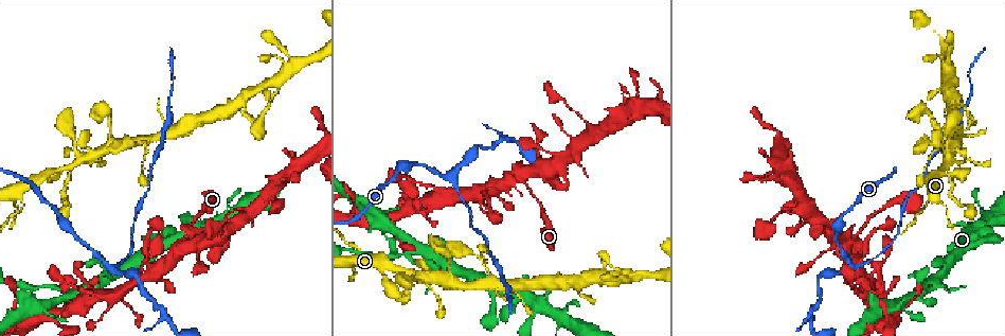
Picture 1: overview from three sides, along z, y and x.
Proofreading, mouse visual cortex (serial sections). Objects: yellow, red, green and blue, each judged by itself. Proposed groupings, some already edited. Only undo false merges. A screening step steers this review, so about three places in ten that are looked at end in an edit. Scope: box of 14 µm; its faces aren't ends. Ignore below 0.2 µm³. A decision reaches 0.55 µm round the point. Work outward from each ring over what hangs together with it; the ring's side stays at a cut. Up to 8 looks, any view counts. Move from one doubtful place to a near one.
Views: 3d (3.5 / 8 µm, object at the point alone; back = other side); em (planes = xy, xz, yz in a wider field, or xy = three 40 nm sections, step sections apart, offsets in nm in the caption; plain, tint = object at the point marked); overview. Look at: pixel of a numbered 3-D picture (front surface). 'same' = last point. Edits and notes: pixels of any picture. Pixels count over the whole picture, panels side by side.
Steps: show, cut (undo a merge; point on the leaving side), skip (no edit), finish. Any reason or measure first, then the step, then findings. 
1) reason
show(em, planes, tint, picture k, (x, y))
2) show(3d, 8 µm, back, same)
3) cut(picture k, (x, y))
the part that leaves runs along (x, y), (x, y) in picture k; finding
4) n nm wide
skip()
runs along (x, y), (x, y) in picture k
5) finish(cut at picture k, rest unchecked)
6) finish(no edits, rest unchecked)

thin neck
show(3d, 3.5 µm, picture 1, (417, 163))

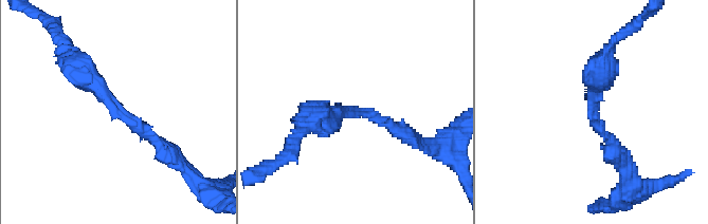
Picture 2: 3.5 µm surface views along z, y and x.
arms of 200, 400 nm
show(em, xy, step 1, tint, picture 2, (362, 112))

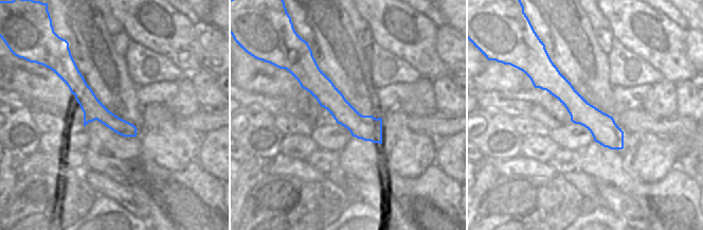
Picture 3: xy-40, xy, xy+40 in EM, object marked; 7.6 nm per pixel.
190 nm wide
skip()
runs along (76, 68), (177, 162) in picture 2; all the same cell

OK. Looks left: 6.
sharp bend
show(3d, 3.5 µm, picture 1, (819, 274))

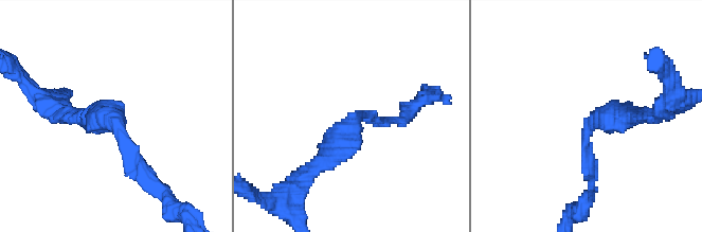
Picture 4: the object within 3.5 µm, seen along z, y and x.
arms of 200, 200 nm
skip()
runs along (69, 113), (111, 117), (146, 179) in picture 4; continuous, no second cell

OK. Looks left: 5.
show(3d, 3.5 µm, picture 1, (180, 246))

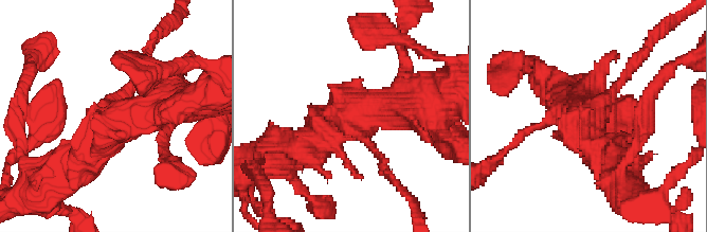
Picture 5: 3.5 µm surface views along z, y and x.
3 arms; arms of 150, 500, 500 nm
show(em, xy, step 5, tint, picture 5, (348, 121))

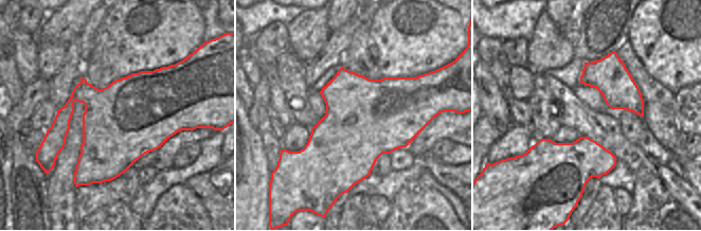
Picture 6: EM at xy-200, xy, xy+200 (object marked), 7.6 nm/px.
600 nm wide
skip()
runs along (635, 64), (592, 117), (581, 103) in picture 5; one cell here

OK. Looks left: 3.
a fork
show(3d, 3.5 µm, picture 1, (922, 291))

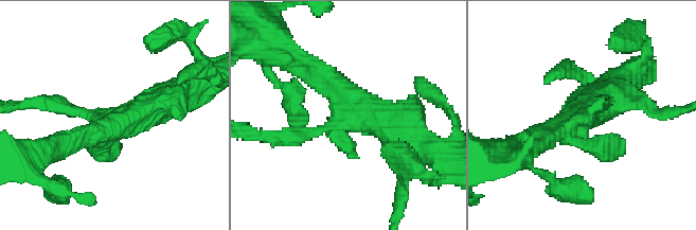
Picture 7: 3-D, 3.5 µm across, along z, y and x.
show(em, xy, step 1, tint, picture 7, (126, 121))

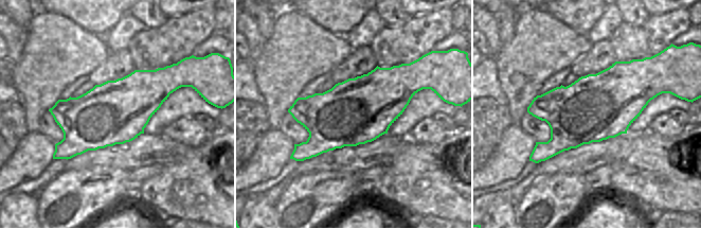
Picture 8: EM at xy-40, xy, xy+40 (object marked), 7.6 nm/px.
skip()
runs along (416, 144), (309, 71) in picture 7; one cell here

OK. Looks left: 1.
finish(no edits, rest unchecked)

